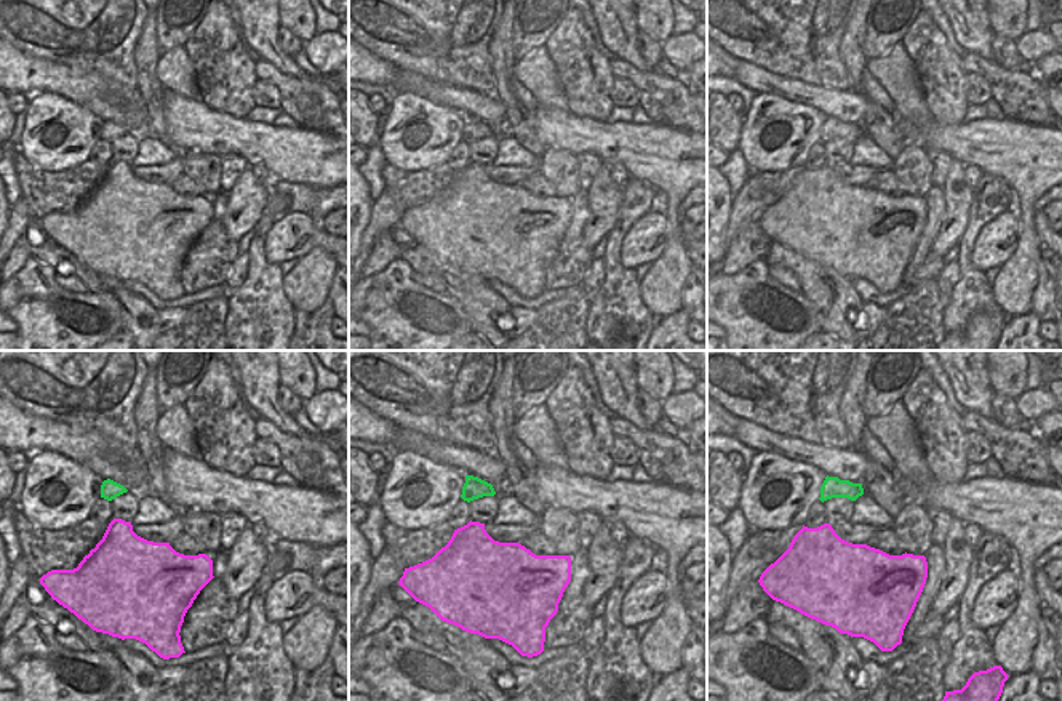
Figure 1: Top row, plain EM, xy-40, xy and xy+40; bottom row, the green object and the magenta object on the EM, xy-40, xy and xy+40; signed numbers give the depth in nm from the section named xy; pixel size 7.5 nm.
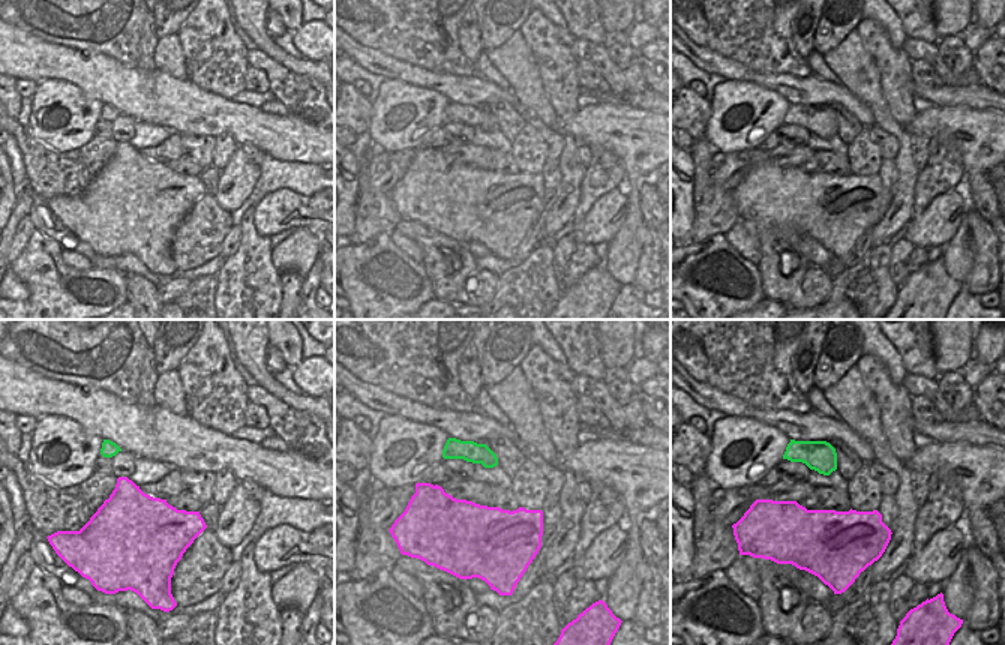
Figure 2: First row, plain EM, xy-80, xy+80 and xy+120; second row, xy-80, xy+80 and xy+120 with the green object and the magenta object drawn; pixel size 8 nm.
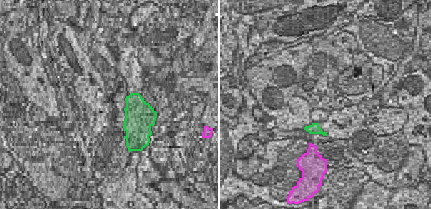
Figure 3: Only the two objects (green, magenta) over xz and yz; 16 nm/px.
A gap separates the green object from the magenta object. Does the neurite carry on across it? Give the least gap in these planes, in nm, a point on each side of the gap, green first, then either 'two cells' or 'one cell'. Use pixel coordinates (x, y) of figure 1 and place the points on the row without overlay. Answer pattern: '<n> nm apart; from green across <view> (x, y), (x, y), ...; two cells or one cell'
140 nm apart; from green across xy (469, 143), (471, 162); two cells

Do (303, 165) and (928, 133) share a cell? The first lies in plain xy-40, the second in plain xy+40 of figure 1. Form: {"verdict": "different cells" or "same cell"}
{"verdict": "same cell"}

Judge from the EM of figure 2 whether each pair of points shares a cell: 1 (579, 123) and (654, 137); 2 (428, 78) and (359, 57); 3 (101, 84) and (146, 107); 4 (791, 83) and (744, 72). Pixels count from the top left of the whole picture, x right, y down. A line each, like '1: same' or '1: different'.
1: same
2: same
3: same
4: same

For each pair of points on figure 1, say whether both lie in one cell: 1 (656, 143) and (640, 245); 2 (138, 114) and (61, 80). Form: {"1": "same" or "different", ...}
{"1": "different", "2": "same"}

